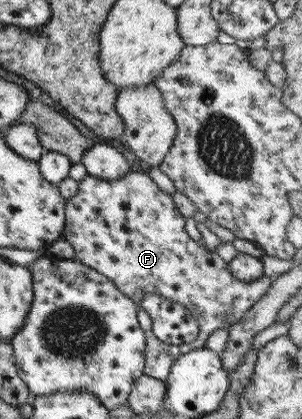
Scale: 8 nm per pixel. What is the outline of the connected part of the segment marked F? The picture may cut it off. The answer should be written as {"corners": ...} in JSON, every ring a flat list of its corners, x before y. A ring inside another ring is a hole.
{"corners":[[129,168,124,177,114,182,98,179,94,175,86,175,77,182,76,195,65,200,64,215,62,238,72,246,74,259,112,280,116,288,132,302,138,304,146,293,156,293,164,299,182,305,196,320,199,329,197,336,190,343,172,345,162,343,152,335,149,315,142,308,138,309,137,322,146,342,143,373,148,377,164,380,172,362,180,354,196,348,204,348,206,338,212,334,212,331,218,328,228,329,236,323,236,320,246,313,270,287,272,279,264,274,248,283,234,279,230,275,227,263,222,261,215,251,208,250,202,240,195,242,190,239,184,230,185,218,176,210,172,196,158,189,158,185,150,179,146,171,137,172]]}

